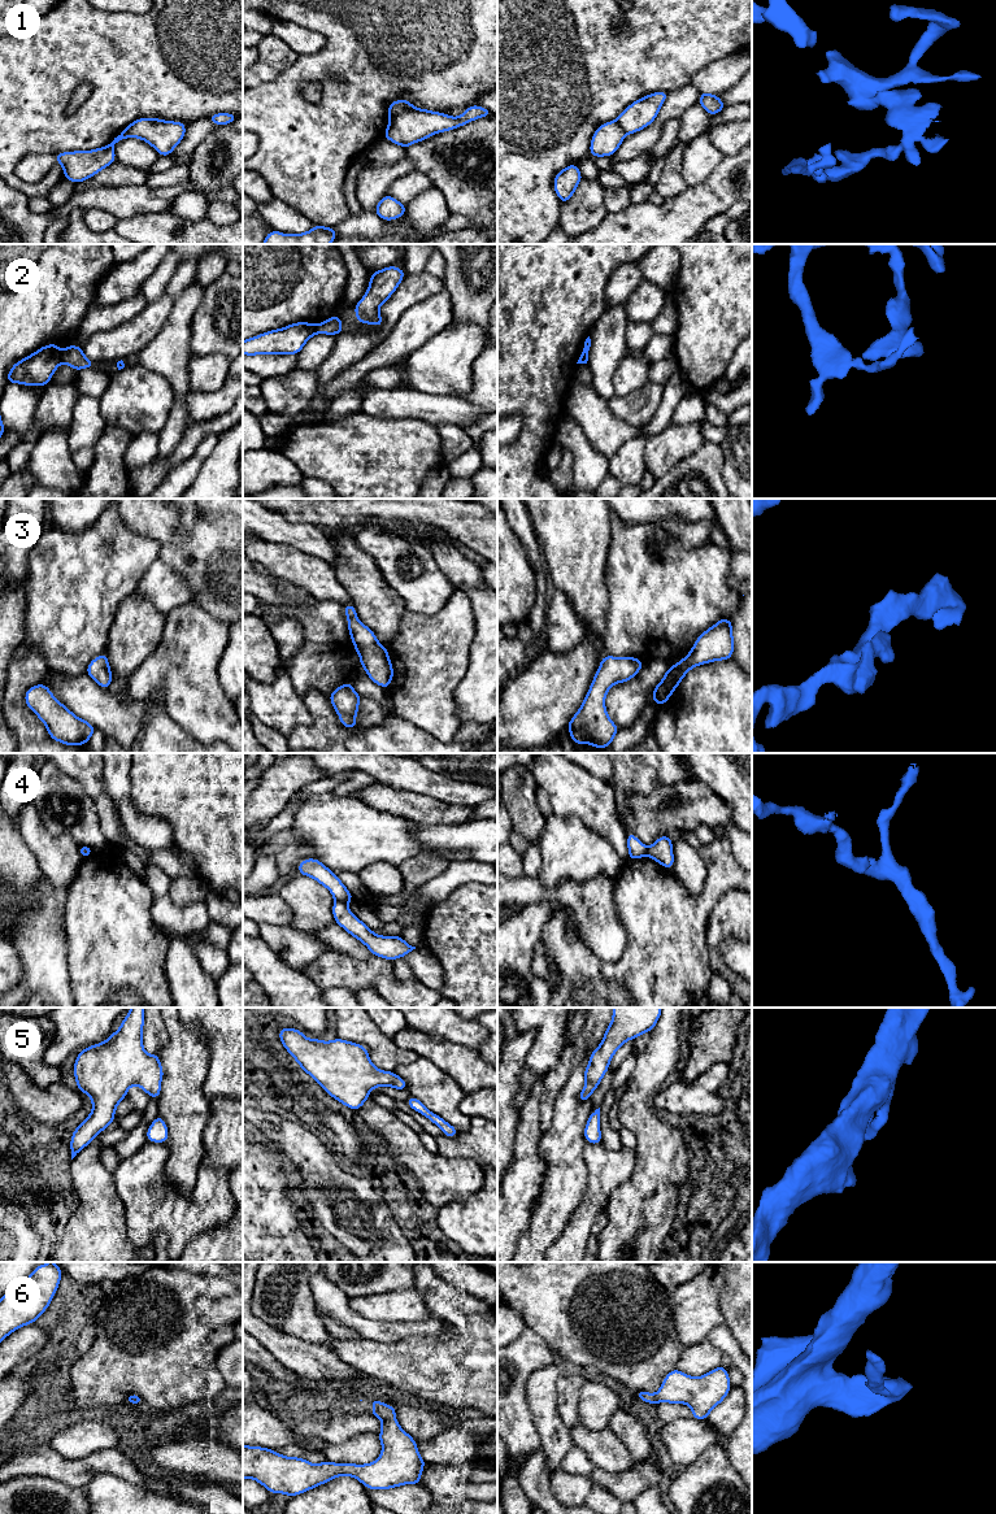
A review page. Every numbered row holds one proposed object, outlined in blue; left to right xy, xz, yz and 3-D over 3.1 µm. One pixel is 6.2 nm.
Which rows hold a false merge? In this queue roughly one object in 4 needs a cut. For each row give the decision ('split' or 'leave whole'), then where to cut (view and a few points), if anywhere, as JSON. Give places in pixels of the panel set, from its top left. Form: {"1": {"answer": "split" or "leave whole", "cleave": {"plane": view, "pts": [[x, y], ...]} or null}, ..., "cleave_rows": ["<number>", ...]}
{"1": {"answer": "split", "cleave": {"plane": "xz", "pts": [[430, 111], [405, 109], [390, 118]]}}, "2": {"answer": "split", "cleave": {"plane": "xy", "pts": [[60, 352], [61, 361]]}}, "3": {"answer": "leave whole", "cleave": null}, "4": {"answer": "split", "cleave": {"plane": "xz", "pts": [[335, 900], [346, 904]]}}, "5": {"answer": "leave whole", "cleave": null}, "6": {"answer": "leave whole", "cleave": null}, "cleave_rows": ["1", "2", "4"]}

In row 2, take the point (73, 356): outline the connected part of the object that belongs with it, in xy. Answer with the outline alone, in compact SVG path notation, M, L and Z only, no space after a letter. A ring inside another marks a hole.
M68 345L61 352L61 362L71 366L75 371L95 367L95 364L84 356L82 347L78 345Z

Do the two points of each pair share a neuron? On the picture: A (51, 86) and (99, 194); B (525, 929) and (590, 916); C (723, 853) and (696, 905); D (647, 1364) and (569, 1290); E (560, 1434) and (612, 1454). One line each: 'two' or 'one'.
A: two
B: two
C: one
D: one
E: two

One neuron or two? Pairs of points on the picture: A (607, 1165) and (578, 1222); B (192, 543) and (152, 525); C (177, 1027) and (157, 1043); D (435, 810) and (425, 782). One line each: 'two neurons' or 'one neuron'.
A: one neuron
B: one neuron
C: two neurons
D: two neurons

